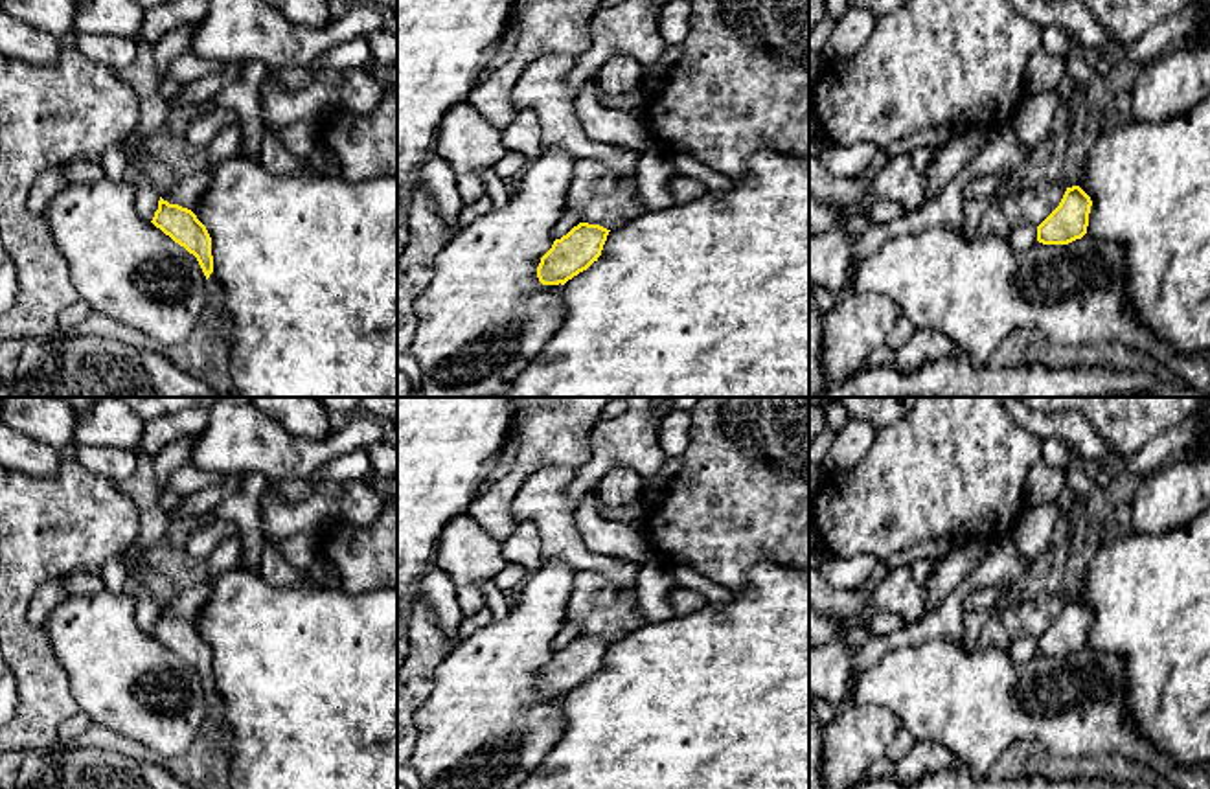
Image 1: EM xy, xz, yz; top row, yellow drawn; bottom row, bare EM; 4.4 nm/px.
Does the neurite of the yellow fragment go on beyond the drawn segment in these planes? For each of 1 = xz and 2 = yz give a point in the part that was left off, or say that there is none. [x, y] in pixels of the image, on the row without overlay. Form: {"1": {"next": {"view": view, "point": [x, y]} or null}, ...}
{"1": {"next": null}, "2": {"next": null}}

